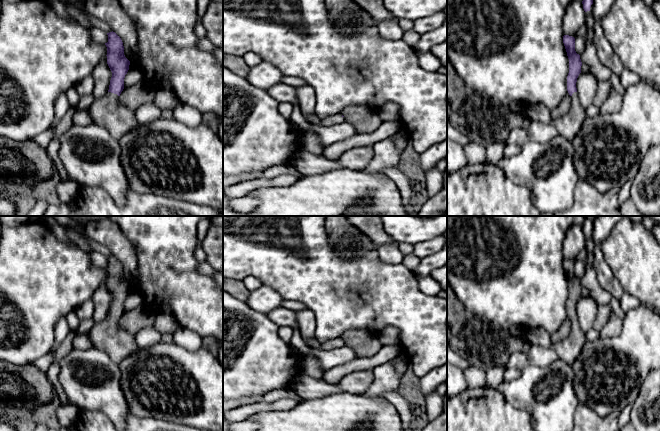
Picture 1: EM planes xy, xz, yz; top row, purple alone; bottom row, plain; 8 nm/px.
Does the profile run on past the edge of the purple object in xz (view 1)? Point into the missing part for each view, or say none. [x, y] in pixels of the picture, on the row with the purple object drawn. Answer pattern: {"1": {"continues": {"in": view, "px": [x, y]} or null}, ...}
{"1": {"continues": null}}

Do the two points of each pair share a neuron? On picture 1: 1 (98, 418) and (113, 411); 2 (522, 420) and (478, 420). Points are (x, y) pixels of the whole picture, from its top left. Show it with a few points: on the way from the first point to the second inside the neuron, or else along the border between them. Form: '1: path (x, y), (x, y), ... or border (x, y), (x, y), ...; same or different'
1: border (82, 409), (101, 410), (111, 420); different
2: path (511, 420), (489, 420); same

